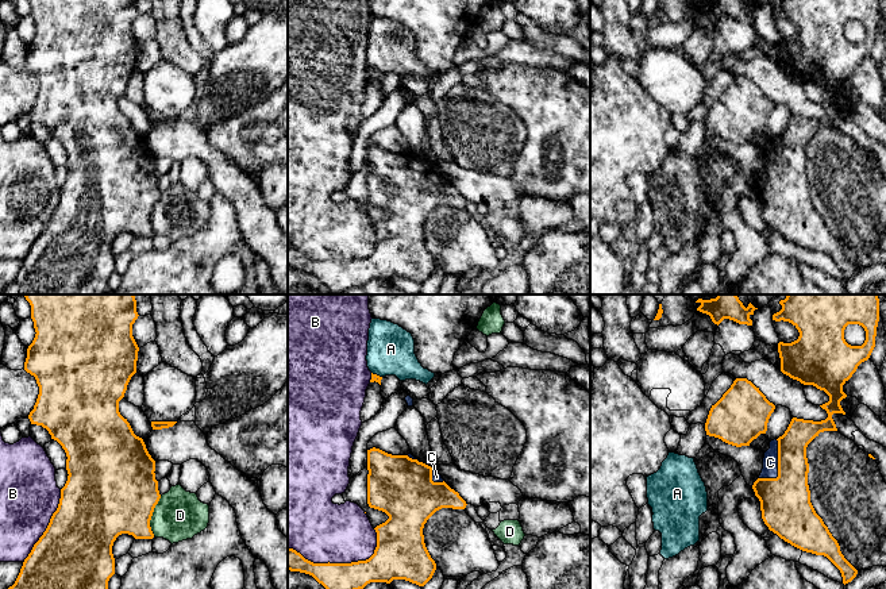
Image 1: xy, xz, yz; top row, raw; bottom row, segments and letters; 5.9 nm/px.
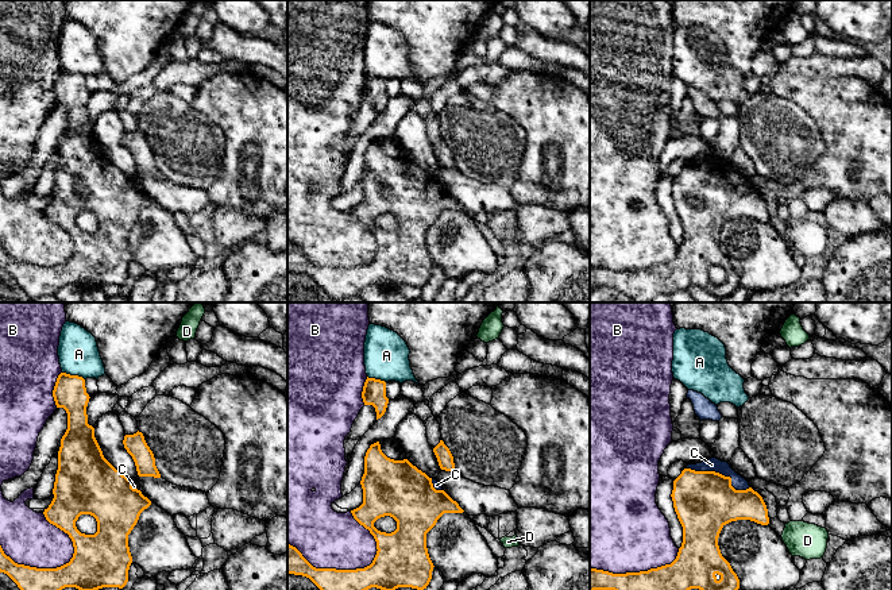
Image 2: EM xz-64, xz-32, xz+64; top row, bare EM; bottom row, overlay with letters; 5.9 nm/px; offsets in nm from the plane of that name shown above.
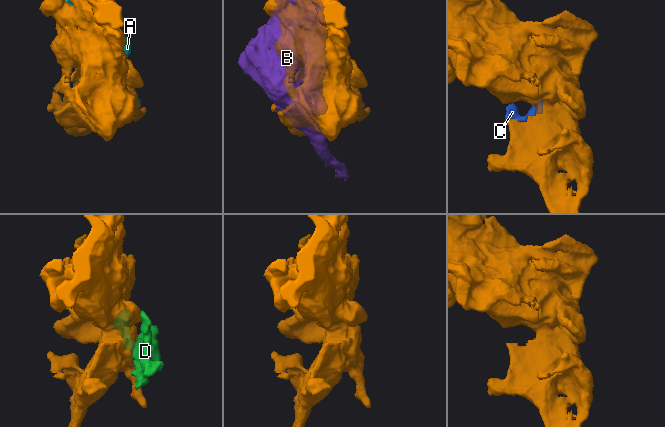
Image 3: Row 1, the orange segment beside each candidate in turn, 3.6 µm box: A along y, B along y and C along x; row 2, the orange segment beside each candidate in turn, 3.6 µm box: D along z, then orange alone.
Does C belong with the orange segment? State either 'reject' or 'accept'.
accept

